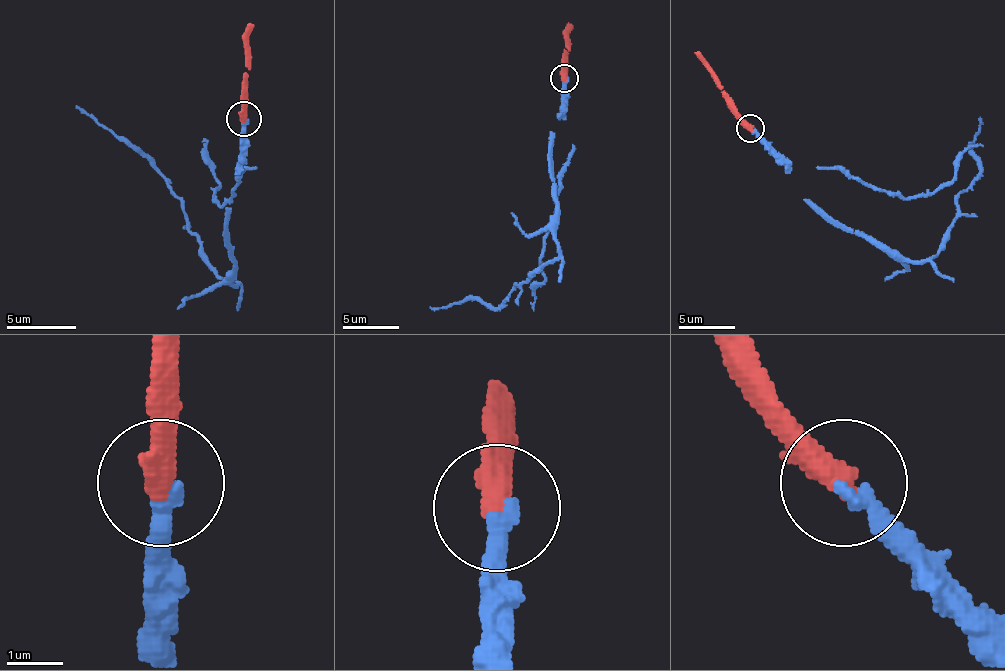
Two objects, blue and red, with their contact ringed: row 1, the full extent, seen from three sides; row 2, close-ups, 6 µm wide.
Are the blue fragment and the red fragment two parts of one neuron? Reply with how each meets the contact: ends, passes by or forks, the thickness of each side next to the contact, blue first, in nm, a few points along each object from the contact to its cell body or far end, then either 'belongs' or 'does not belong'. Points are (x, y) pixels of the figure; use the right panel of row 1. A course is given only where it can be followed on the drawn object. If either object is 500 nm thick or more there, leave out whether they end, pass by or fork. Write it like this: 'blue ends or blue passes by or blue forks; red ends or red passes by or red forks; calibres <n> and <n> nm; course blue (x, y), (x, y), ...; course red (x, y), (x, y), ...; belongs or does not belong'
blue ends; red ends; calibres 340 and 480 nm; course blue (750, 129), (803, 199), (906, 260), (937, 252), (957, 215), (957, 193), (943, 185), (901, 199), (817, 165); course red (750, 129), (697, 50); belongs

